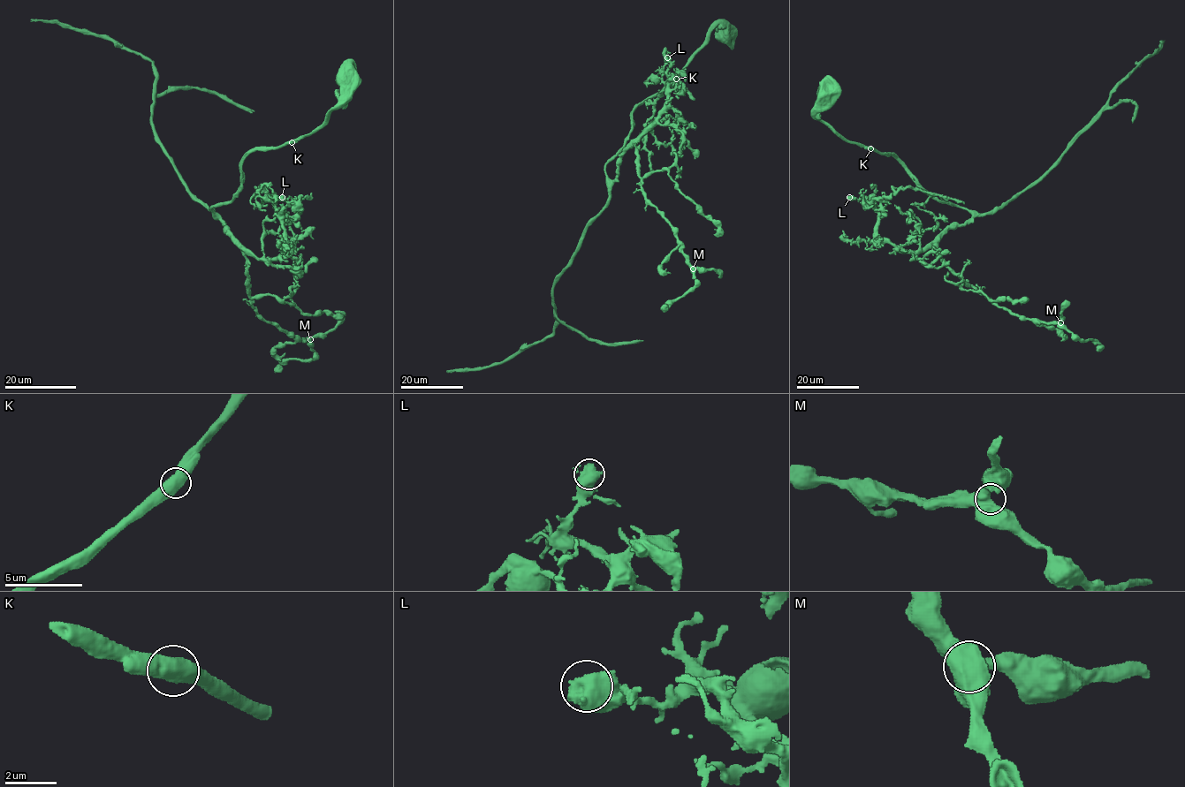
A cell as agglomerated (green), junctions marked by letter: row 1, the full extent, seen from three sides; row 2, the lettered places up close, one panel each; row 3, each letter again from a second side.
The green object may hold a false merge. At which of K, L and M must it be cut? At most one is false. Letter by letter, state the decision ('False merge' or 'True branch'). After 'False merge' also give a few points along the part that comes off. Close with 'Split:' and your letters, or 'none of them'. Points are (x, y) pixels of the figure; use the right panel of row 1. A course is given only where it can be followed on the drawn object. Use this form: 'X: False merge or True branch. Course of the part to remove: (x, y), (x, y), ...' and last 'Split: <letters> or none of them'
K: True branch
L: True branch
M: True branch
Split: none of them

